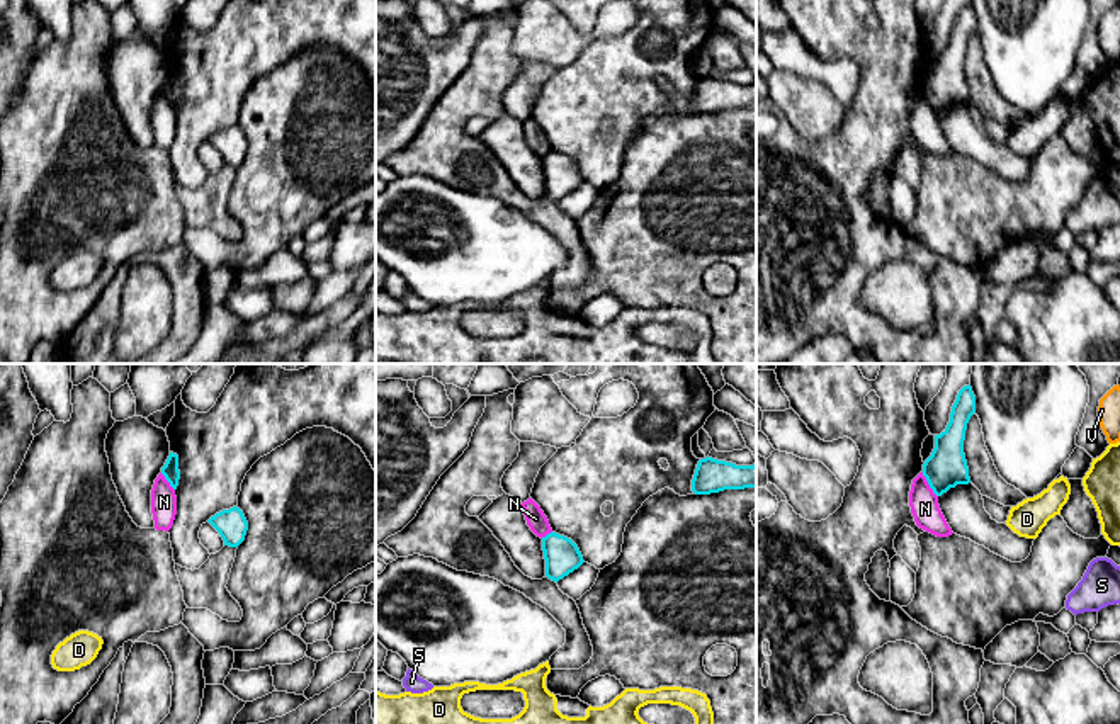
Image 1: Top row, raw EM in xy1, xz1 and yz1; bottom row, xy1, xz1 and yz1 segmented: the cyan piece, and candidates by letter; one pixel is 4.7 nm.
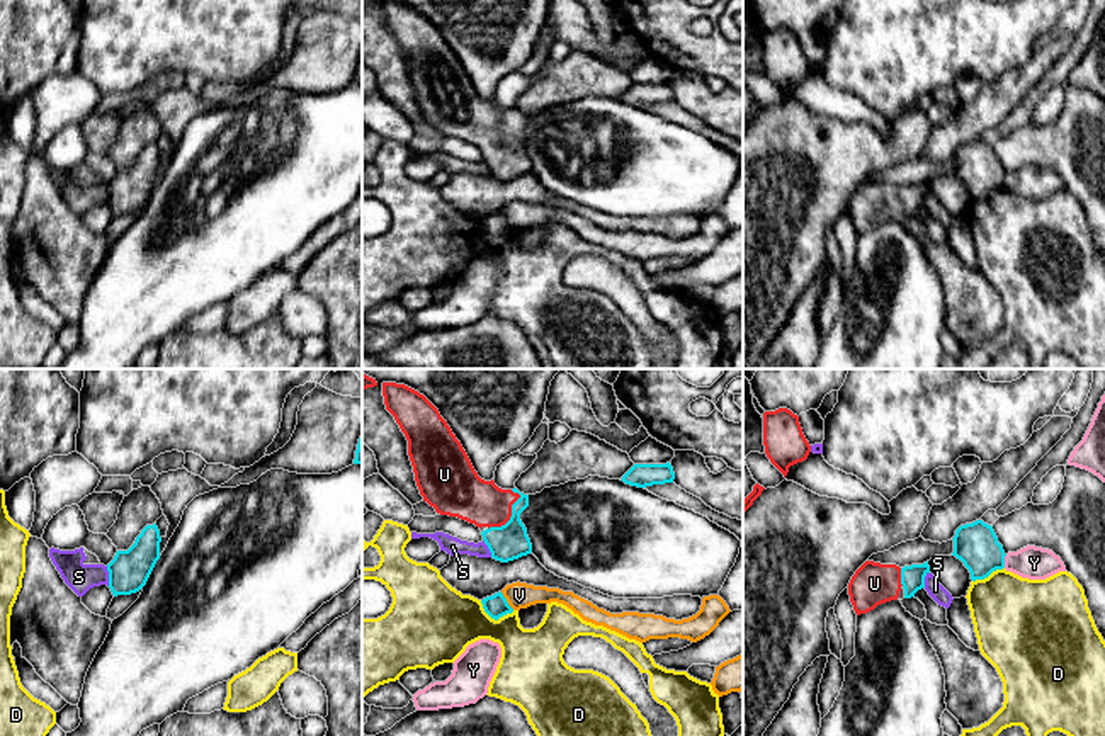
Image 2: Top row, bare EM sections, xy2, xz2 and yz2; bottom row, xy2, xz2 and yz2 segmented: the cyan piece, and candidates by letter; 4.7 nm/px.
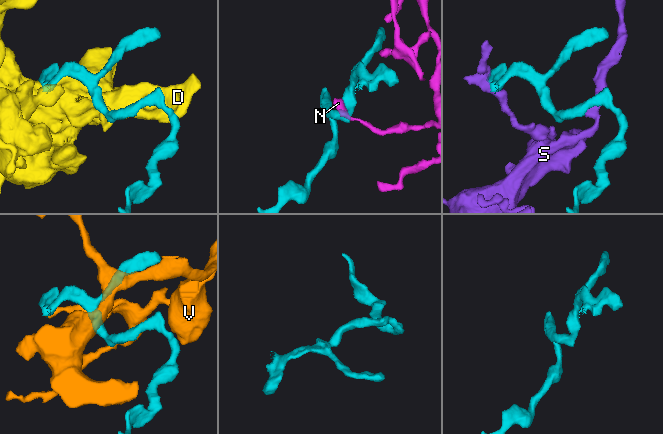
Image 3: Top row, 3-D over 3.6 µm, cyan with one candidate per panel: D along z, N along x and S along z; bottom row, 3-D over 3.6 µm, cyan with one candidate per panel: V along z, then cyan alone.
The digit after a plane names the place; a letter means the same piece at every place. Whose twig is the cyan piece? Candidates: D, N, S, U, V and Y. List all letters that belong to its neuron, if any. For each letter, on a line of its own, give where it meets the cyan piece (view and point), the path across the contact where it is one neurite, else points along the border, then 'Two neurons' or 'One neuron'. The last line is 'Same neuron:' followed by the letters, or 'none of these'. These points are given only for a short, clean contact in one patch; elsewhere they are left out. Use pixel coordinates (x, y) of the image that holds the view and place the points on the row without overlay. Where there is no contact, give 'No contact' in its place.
D: Touches cyan at xz2 (495, 238). Two neurons
N: Touches cyan at yz1 (928, 102). Boundary: yz1 (922, 92), (937, 116). Two neurons
S: Touches cyan at xy2 (109, 196). Boundary: xy2 (106, 186), (109, 204). Two neurons
U: Touches cyan at xz2 (512, 135). Path across: xz2 (510, 160), (512, 135), (464, 114). One neuron
V: Touches cyan at xz2 (505, 220). Boundary: xz2 (500, 211), (514, 228). Two neurons
Y: Touches cyan at yz2 (1003, 181). Two neurons
Same neuron: U

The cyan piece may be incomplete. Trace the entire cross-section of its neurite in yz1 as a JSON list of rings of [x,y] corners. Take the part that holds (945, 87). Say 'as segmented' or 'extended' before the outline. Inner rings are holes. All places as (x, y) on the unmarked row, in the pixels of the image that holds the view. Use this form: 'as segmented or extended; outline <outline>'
as segmented; outline [[[970,3],[964,5],[952,25],[947,48],[935,54],[935,68],[923,83],[923,95],[936,116],[957,104],[969,104],[969,87],[964,73],[965,49],[976,32],[976,15]]]

